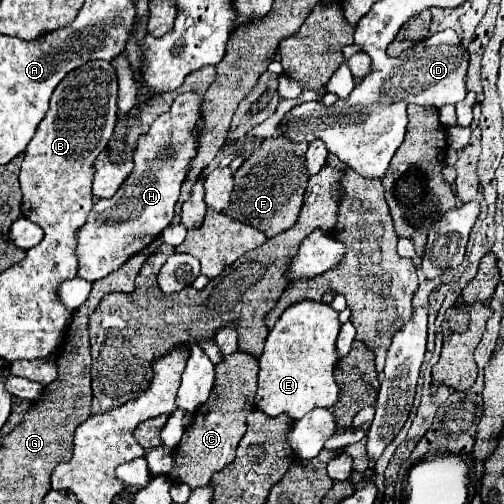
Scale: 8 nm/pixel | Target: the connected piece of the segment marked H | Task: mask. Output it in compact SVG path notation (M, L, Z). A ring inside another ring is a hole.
M182 93L174 99L172 109L164 115L160 115L148 133L140 135L138 147L134 151L134 171L130 177L122 183L122 187L116 191L112 199L100 199L94 203L88 221L80 231L76 233L76 257L78 257L78 277L86 281L96 281L106 277L108 273L120 269L136 251L142 251L148 247L172 221L174 217L174 205L180 195L180 185L188 171L188 161L196 155L196 143L194 143L194 129L200 123L200 111L198 111L198 95L194 93Z

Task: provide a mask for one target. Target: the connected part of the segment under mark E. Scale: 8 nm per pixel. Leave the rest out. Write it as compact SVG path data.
M300 301L290 305L274 325L274 329L266 337L264 353L260 355L260 371L258 371L258 391L254 395L254 405L262 413L270 417L278 417L280 413L290 415L294 421L302 419L316 407L332 407L338 401L338 385L334 381L334 367L338 361L336 339L340 333L342 323L338 321L338 311L332 309L328 303L314 303L314 301Z

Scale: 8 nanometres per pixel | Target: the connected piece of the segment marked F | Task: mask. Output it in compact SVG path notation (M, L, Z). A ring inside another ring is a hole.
M284 135L264 139L262 145L250 155L250 159L246 159L234 173L236 187L232 195L232 205L226 215L236 217L240 221L248 221L250 225L264 231L268 237L274 237L294 227L310 179L304 157L306 149L308 143L292 143Z

